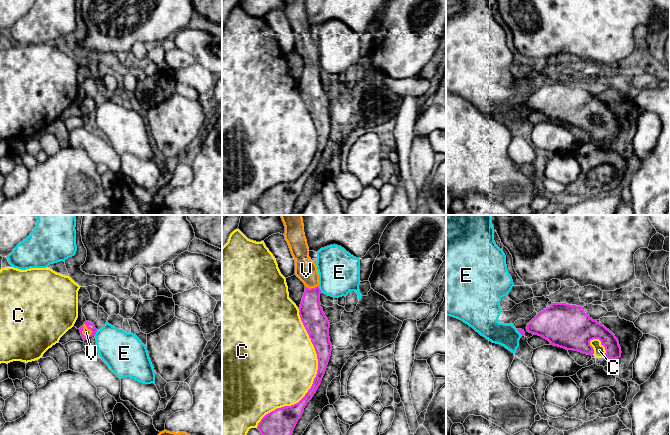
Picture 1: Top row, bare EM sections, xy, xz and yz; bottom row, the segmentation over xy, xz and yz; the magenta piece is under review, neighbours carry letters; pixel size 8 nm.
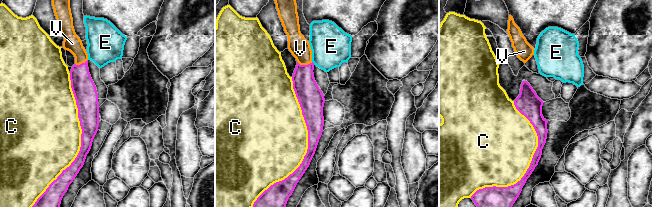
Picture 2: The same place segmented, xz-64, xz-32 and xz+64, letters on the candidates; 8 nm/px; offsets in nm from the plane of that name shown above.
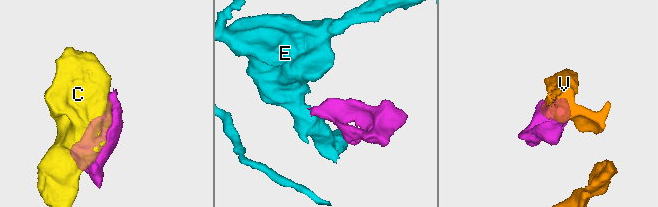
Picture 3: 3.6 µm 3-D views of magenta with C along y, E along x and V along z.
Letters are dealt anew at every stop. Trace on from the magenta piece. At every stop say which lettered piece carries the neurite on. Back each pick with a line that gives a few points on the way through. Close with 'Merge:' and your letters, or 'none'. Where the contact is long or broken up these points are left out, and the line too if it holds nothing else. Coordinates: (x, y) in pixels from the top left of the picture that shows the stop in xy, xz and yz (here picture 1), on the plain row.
V: across xy (90, 101), (90, 105), (86, 108)
Merge: V

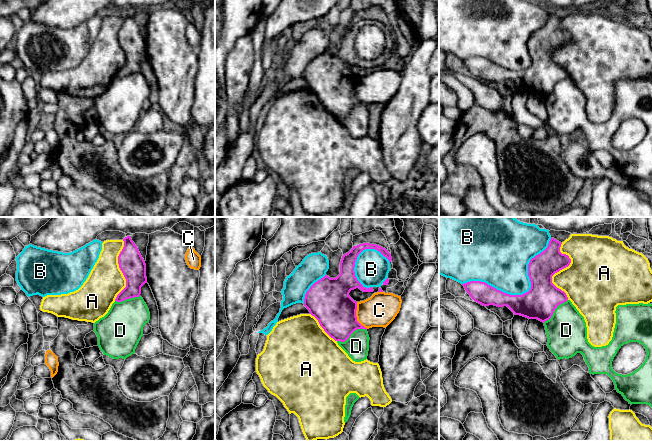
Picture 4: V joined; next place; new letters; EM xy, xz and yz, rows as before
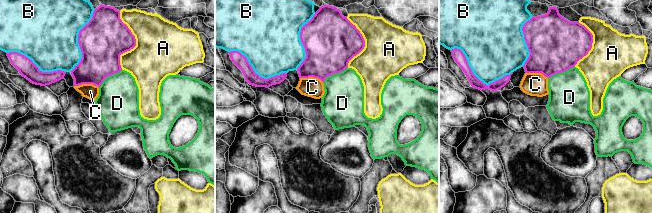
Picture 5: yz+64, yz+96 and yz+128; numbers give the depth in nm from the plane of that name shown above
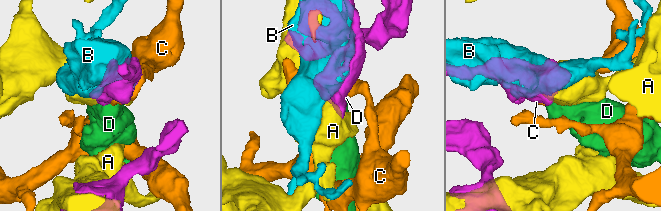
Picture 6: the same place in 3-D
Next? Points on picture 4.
Merge: none

